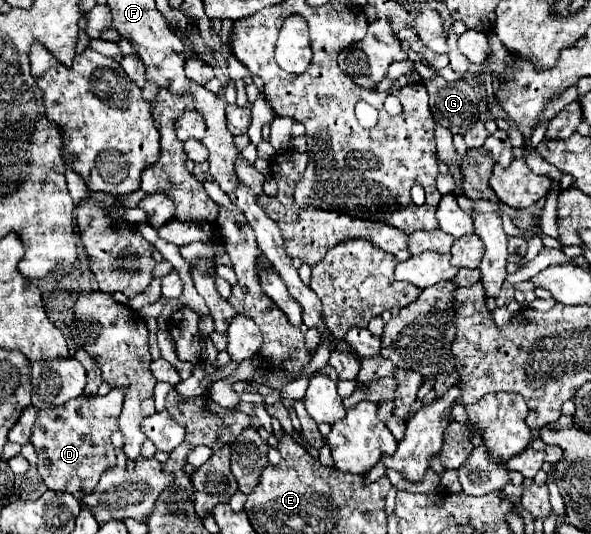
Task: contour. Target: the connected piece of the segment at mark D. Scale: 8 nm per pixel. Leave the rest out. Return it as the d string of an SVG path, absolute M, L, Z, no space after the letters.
M115 387L103 397L77 397L69 399L61 407L39 411L39 417L33 425L31 443L35 445L39 457L37 469L49 489L69 491L77 499L83 499L93 493L99 477L109 467L115 467L111 433L117 431L117 417L121 413L125 393L125 387Z

